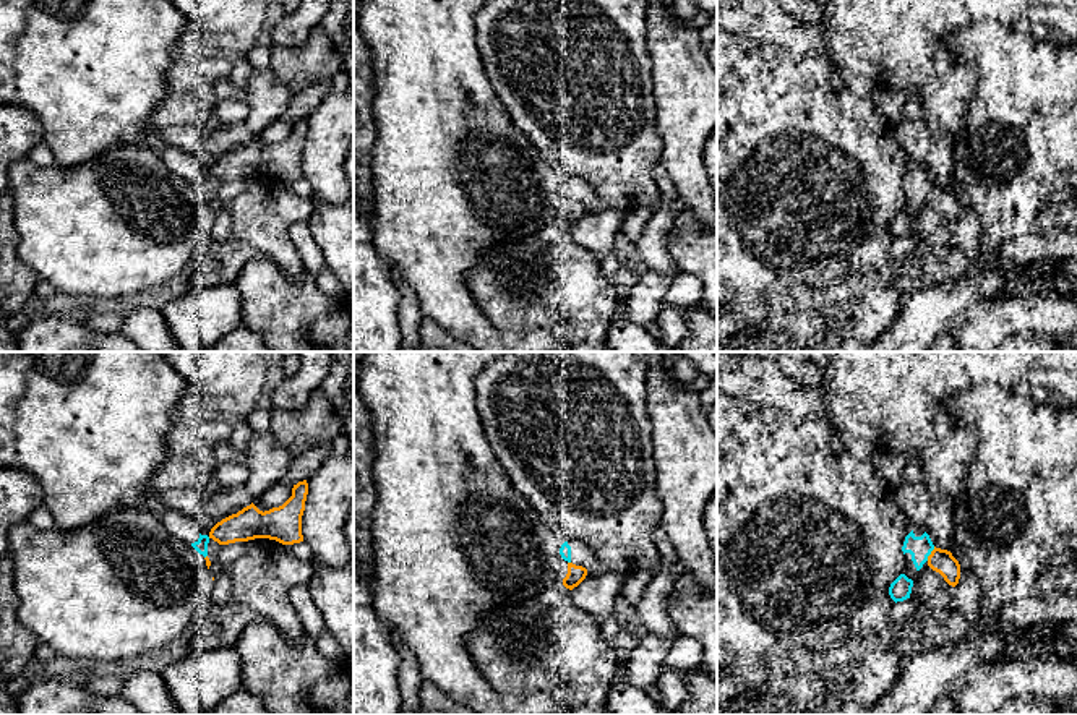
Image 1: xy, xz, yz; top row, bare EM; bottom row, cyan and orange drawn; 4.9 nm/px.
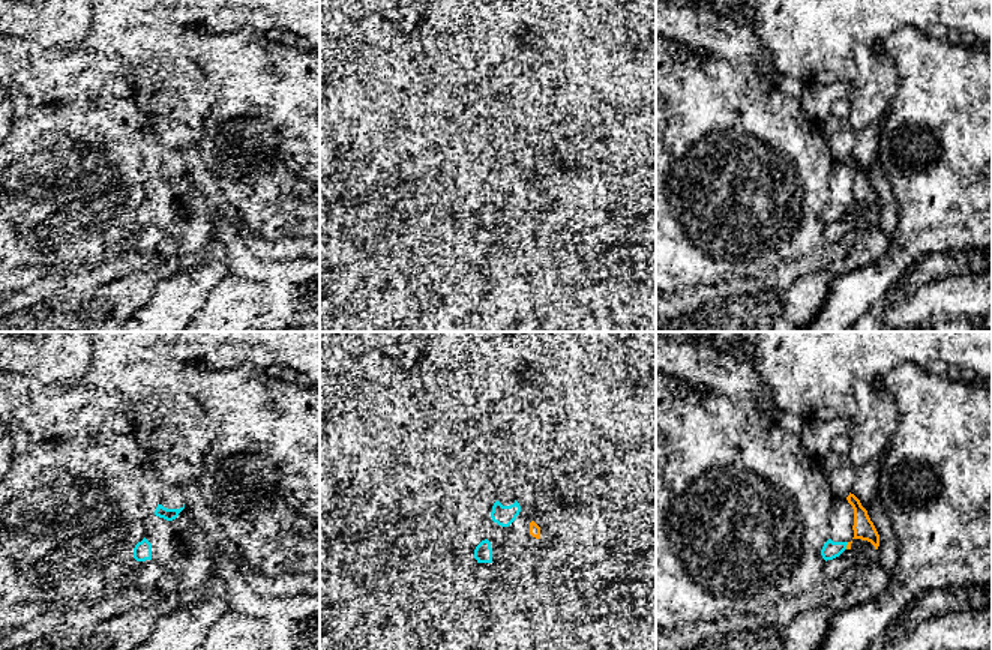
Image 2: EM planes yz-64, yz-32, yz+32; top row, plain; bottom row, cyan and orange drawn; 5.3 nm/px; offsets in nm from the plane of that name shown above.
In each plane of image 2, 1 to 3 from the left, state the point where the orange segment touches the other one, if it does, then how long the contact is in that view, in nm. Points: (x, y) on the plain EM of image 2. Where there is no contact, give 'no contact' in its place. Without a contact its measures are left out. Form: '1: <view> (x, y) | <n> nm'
1: no contact
2: no contact
3: yz+32 (847, 207) | 40 nm

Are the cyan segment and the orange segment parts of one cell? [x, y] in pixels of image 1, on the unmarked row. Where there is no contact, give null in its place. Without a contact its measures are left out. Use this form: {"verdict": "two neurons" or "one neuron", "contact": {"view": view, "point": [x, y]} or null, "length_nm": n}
{"verdict": "two neurons", "contact": {"view": "yz", "point": [930, 190]}, "length_nm": 80}

